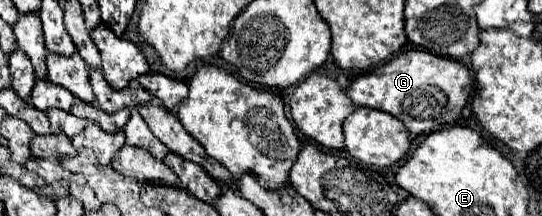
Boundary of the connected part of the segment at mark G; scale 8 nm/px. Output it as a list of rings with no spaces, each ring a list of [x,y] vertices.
[[[409,50],[395,56],[381,68],[357,76],[347,90],[347,96],[357,106],[389,112],[391,116],[399,118],[413,136],[419,136],[441,130],[459,120],[471,92],[473,78],[467,66],[427,50]]]

